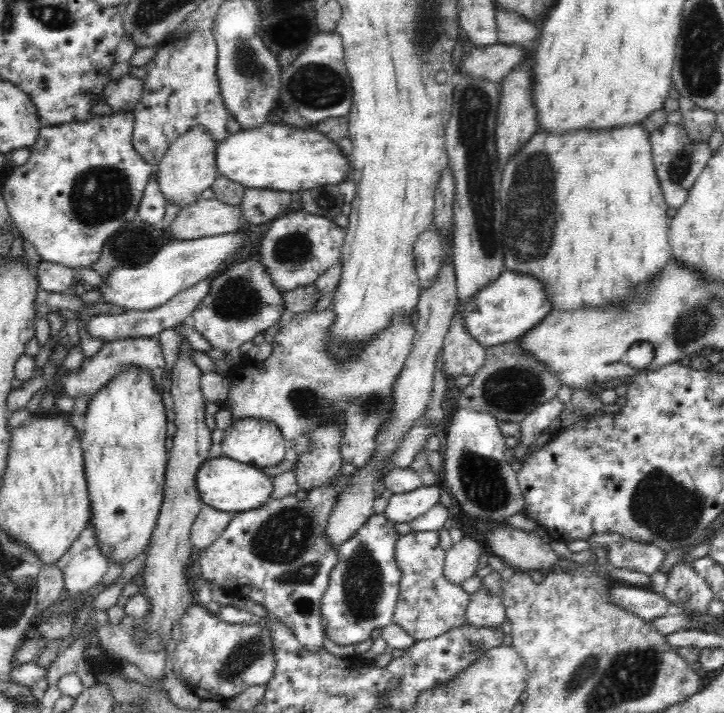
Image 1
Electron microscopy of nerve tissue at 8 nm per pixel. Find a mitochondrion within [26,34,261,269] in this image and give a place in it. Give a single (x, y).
(102, 195)

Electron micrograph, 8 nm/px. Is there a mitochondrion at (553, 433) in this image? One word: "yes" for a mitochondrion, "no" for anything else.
no

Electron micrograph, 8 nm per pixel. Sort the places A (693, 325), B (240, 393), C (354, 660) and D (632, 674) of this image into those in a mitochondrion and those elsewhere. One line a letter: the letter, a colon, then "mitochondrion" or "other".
A: mitochondrion
B: other
C: other
D: mitochondrion

